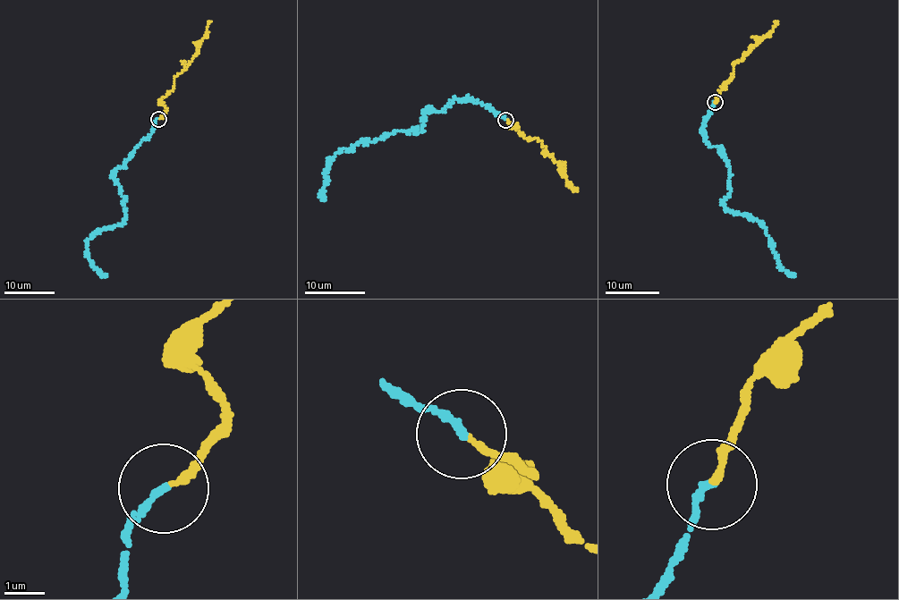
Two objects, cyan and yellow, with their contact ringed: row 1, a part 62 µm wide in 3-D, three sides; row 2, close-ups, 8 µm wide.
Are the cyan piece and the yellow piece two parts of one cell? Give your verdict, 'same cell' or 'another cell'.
same cell

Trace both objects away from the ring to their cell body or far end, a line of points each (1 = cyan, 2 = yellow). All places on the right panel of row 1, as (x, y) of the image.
1: (716, 102), (702, 129), (708, 145), (722, 148), (730, 172), (723, 207), (764, 227), (781, 266), (795, 277)
2: (715, 101), (721, 88), (731, 76), (733, 65), (770, 31), (776, 21)

